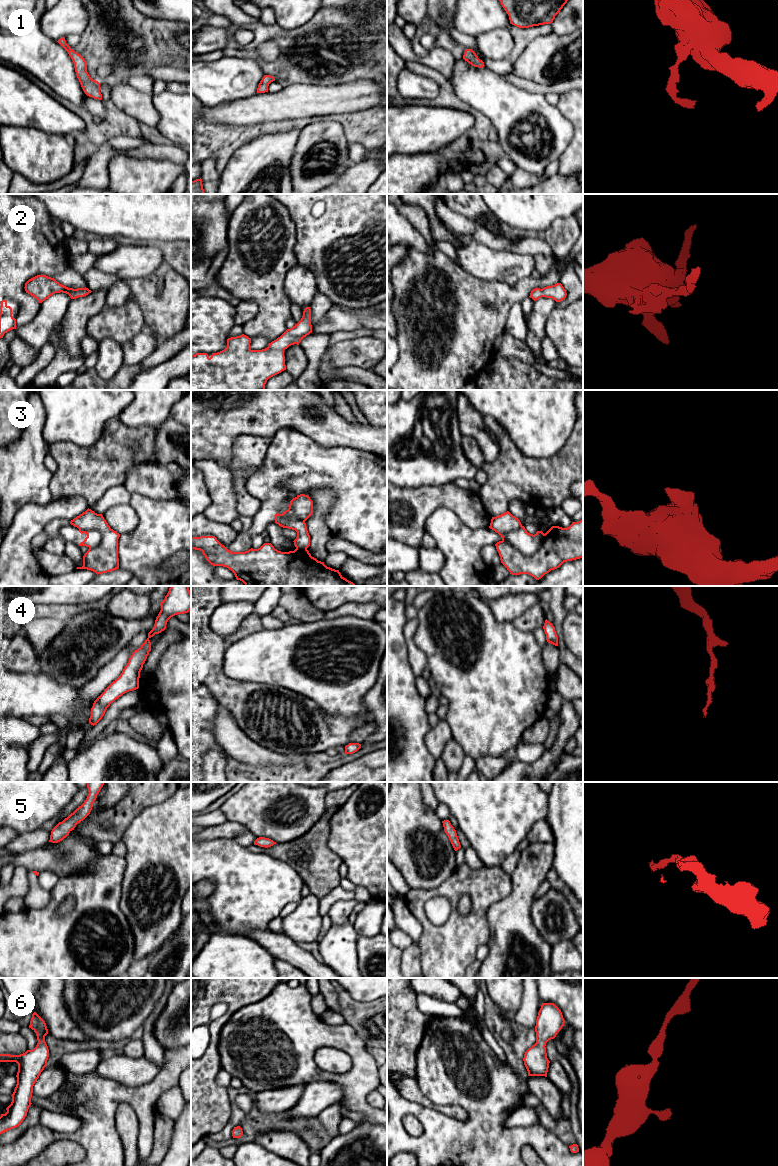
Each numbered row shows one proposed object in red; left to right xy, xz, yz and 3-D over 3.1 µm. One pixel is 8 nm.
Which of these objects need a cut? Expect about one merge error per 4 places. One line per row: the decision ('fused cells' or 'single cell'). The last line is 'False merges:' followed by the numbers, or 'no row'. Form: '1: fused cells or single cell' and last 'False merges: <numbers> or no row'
1: single cell
2: single cell
3: fused cells
4: single cell
5: single cell
6: single cell
False merges: 3

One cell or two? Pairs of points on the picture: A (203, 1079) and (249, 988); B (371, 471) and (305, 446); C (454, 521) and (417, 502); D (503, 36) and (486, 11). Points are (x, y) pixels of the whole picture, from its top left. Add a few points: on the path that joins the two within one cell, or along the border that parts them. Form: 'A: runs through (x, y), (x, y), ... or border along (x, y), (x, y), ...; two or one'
A: runs through (211, 1056), (214, 1029), (230, 1011); one
B: runs through (355, 471), (326, 467), (321, 462); one
C: border along (457, 515), (438, 507), (426, 520), (425, 531); two
D: border along (506, 27), (494, 28), (476, 36); two

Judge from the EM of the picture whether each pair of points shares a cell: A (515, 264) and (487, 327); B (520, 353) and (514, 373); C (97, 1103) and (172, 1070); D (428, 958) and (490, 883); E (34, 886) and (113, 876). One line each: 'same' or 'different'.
A: different
B: different
C: same
D: same
E: different

